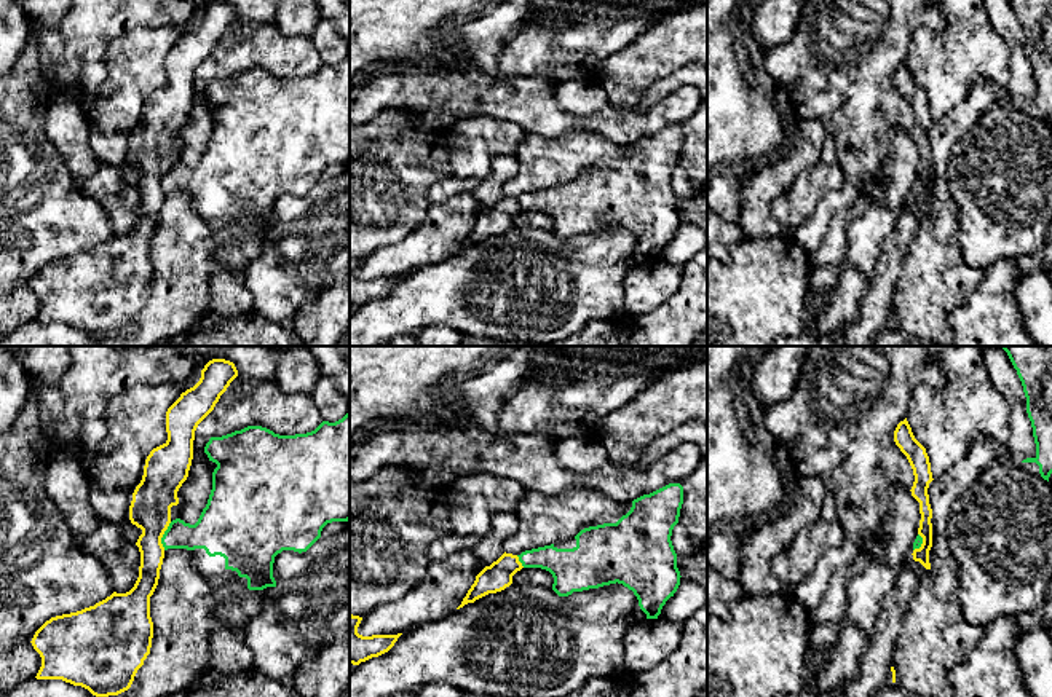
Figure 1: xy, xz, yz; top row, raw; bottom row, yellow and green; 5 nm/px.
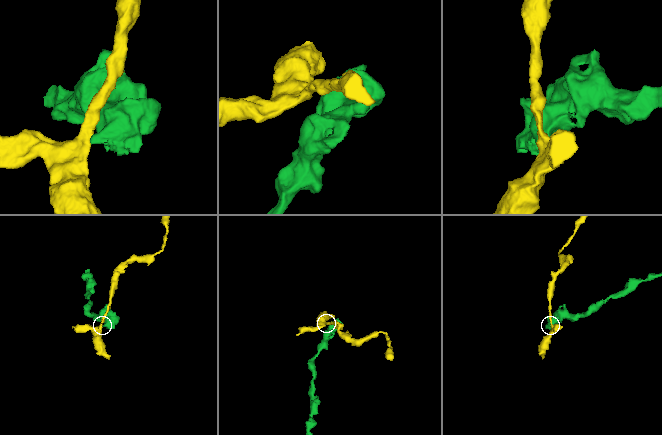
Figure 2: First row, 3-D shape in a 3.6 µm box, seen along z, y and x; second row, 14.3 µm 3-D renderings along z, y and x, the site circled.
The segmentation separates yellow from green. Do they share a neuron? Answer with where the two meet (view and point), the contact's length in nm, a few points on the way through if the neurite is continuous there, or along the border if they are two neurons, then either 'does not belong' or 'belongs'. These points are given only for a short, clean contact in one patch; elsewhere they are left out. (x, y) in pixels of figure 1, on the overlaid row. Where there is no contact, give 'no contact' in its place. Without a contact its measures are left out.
meets yellow in xy at (162, 536); contact 150 nm long; border along xy (171, 522), (162, 538), (163, 549); does not belong

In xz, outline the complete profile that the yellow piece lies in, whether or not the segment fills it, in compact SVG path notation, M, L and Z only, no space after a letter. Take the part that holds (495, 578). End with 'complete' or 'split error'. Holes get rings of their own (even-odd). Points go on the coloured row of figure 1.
M503 553L496 561L490 566L485 566L477 576L461 604L457 608L463 608L468 603L474 603L476 600L504 590L512 584L512 576L520 571L524 566L519 561L517 555Z; complete

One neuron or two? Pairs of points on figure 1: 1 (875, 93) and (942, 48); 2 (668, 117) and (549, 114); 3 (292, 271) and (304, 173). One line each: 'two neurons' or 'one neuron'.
1: two neurons
2: one neuron
3: two neurons

